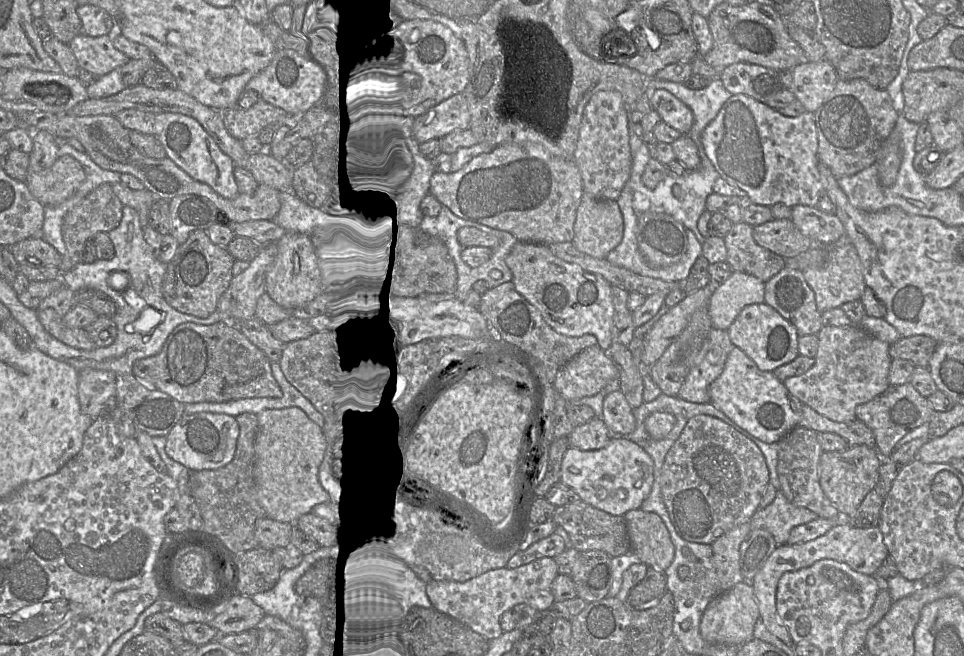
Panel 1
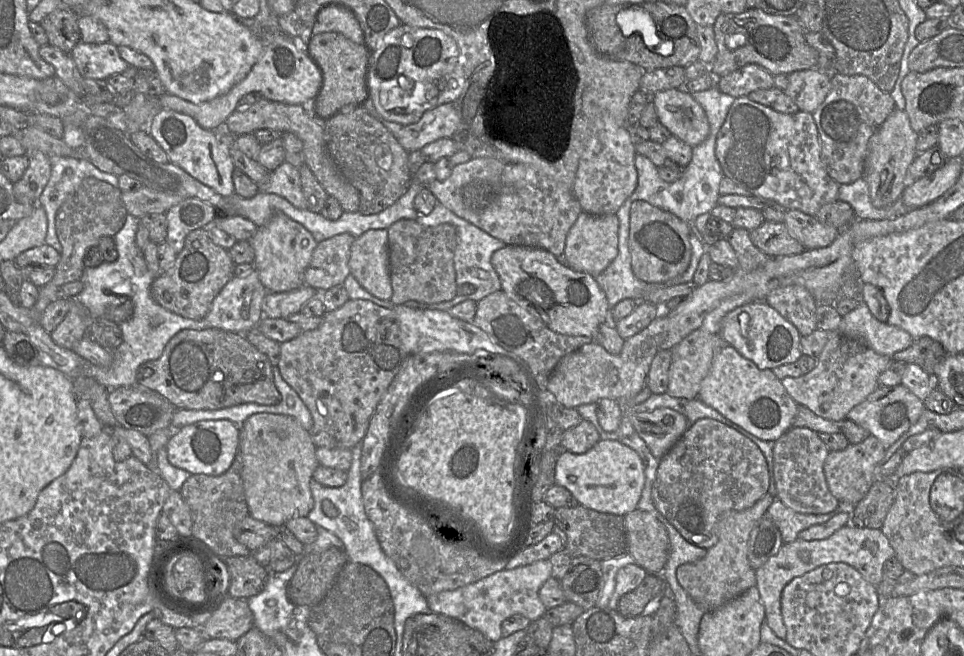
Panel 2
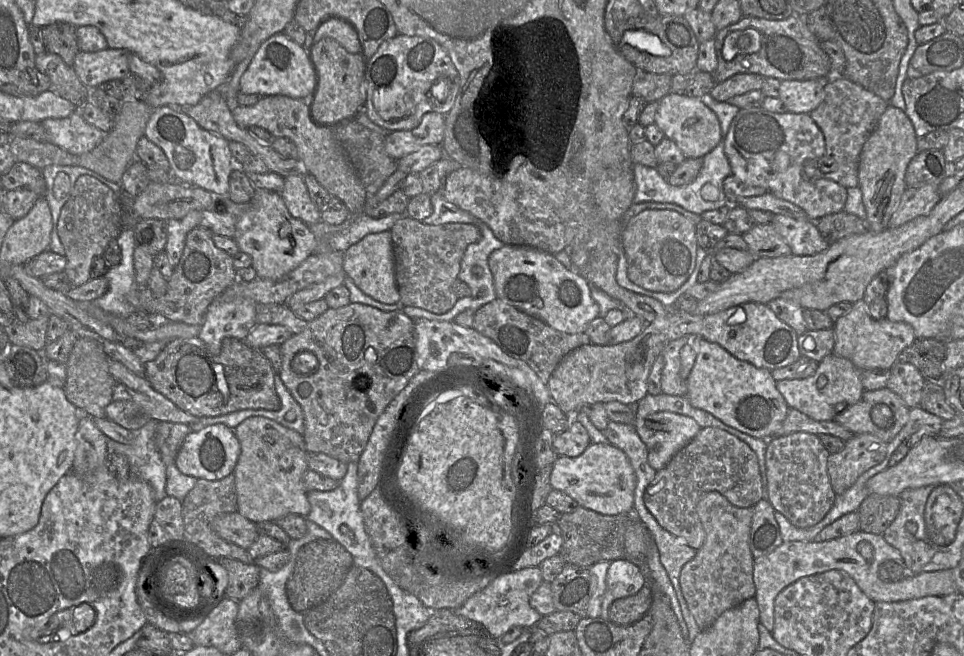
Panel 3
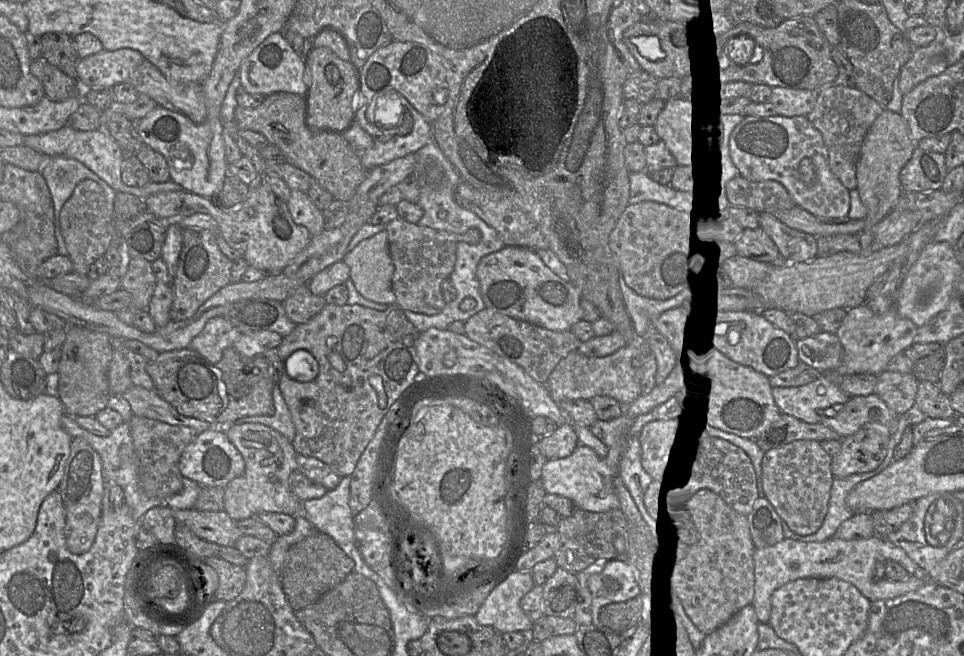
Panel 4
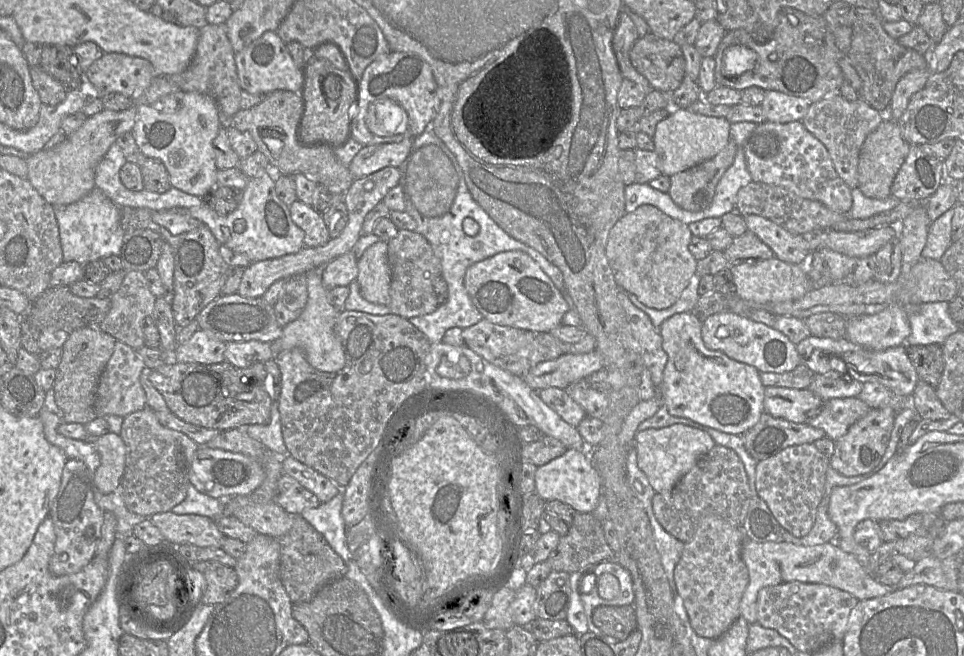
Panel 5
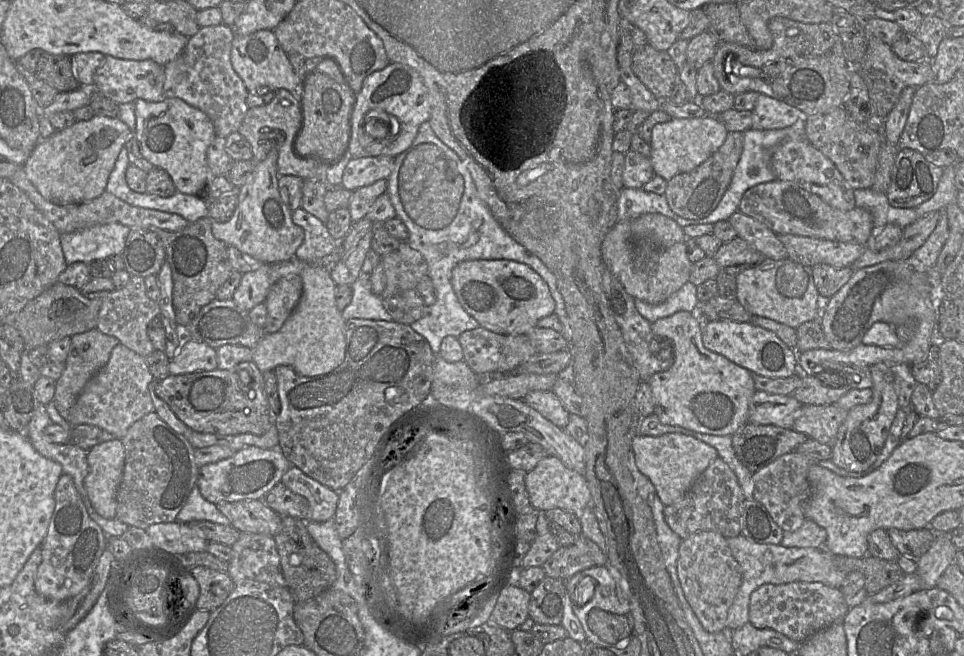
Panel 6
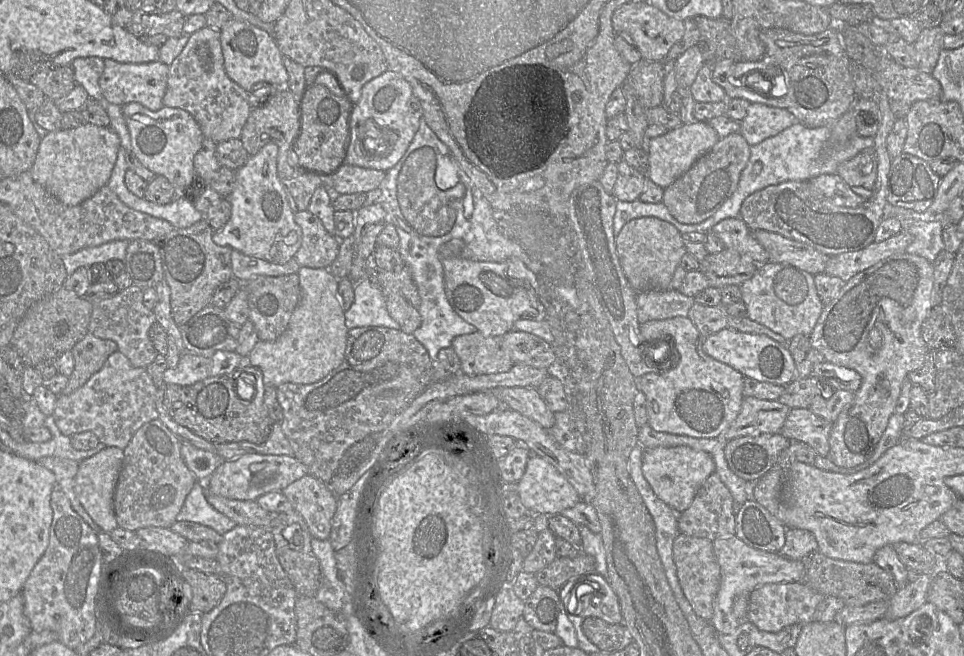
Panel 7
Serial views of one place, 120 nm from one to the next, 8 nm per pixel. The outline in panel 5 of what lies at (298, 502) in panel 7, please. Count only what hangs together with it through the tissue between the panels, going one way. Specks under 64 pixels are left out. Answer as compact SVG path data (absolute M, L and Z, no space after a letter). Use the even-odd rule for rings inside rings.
M290 455L282 457L282 470L316 495L321 503L330 501L341 492L341 488L332 480Z

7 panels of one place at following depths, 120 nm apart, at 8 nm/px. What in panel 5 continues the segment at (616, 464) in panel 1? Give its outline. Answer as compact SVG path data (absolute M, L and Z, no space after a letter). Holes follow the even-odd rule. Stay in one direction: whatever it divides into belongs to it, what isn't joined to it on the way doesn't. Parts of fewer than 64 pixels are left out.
M567 449L561 456L537 467L535 493L544 501L558 500L568 504L578 513L591 513L601 495L601 479L585 450Z

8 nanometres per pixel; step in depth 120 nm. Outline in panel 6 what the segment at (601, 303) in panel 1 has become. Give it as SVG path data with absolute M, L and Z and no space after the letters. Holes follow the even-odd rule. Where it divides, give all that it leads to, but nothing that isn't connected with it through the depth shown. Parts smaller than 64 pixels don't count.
M473 260L458 263L452 270L451 283L462 308L481 327L497 334L526 334L537 322L554 313L548 285L529 266L511 260Z

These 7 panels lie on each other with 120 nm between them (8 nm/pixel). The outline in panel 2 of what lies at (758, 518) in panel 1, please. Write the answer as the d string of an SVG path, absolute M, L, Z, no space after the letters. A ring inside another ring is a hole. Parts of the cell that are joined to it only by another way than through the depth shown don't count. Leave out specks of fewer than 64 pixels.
M774 497L772 504L768 507L765 514L778 529L782 542L784 544L791 543L798 539L798 534L810 528L811 526L820 525L829 521L834 515L840 512L851 512L854 506L842 506L829 514L825 515L810 515L800 514L784 506L781 501Z

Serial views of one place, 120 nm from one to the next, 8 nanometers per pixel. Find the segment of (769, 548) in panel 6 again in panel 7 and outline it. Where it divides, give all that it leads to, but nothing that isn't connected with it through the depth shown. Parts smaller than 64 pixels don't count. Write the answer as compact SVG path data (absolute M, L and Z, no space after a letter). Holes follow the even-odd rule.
M736 535L715 539L713 549L721 570L721 583L713 602L713 616L710 623L718 634L730 634L739 626L740 621L733 612L733 604L737 596L750 595L754 589L765 584L803 582L804 566L802 561L790 560L779 553L770 553L752 548Z

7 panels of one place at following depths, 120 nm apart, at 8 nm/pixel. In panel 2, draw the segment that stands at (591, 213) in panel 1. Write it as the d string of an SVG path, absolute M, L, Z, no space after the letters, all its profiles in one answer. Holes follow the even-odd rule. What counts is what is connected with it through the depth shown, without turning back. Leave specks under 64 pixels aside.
M581 212L568 232L564 249L564 262L573 270L600 275L618 254L619 219L616 214L592 215Z

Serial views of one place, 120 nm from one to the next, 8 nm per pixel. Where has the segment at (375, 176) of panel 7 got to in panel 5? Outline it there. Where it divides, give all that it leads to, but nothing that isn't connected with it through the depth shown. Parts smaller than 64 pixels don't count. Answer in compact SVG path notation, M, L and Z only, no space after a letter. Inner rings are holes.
M406 137L401 142L363 146L348 166L351 175L354 179L360 179L386 167L399 168L407 159L414 138Z

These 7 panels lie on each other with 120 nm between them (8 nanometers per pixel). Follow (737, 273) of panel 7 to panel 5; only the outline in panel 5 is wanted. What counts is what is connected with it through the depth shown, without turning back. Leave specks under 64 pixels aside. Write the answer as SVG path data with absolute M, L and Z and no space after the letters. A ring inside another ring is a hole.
M748 231L743 235L733 237L732 243L723 253L730 267L740 263L754 263L774 257L773 251L755 234Z

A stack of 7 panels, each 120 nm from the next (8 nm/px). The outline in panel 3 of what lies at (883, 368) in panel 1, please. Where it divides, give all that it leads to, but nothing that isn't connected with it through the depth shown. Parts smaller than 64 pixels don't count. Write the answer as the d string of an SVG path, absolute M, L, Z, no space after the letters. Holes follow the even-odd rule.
M834 353L825 356L818 364L812 376L804 379L787 379L776 382L777 390L791 409L796 409L817 421L828 421L837 415L835 408L838 403L845 402L849 406L857 403L864 393L861 381L862 371L850 360ZM820 376L825 376L827 384L823 388L817 386Z

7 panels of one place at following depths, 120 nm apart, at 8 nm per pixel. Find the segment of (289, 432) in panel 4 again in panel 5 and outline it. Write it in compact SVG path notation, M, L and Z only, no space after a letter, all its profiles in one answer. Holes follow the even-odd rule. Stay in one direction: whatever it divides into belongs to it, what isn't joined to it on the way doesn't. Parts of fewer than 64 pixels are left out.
M272 401L270 421L266 425L254 424L236 428L250 436L250 438L261 442L271 451L279 455L288 455L287 448L282 437L282 428L280 414L278 410L278 402Z

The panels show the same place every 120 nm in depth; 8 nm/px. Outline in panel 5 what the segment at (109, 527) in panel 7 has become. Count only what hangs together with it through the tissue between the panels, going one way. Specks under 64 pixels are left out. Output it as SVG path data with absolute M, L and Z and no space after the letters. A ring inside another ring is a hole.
M108 432L93 443L100 455L100 465L93 475L93 485L102 493L113 492L121 483L126 462L125 444L120 435Z

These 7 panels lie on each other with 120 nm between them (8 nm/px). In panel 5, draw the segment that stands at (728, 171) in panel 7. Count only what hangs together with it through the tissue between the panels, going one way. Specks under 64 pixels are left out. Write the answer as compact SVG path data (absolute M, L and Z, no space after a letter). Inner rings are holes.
M730 138L727 145L713 158L670 176L668 194L673 202L690 212L708 208L717 183L732 165L735 154L736 144Z

